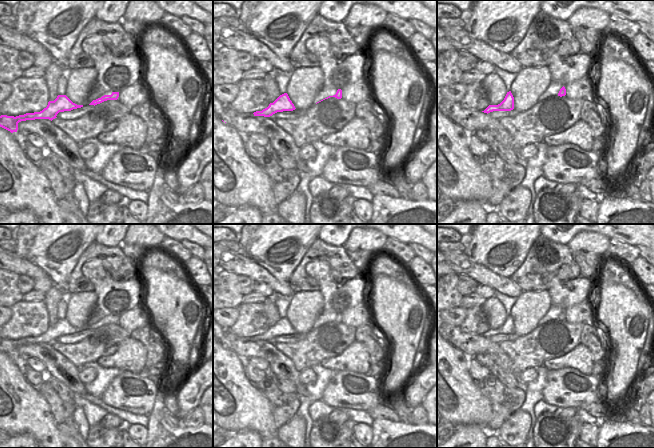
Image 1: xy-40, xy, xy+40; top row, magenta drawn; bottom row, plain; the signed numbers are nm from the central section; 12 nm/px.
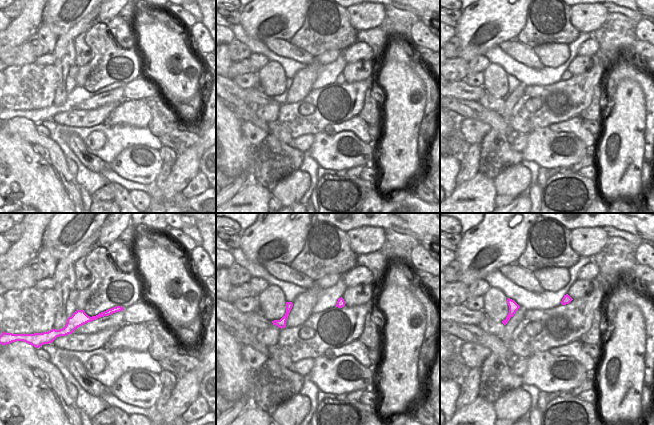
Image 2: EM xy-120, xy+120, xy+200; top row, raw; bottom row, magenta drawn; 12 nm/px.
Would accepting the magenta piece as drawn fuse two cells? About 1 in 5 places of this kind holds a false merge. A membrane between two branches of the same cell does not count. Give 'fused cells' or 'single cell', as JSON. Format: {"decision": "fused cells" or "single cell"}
{"decision": "single cell"}

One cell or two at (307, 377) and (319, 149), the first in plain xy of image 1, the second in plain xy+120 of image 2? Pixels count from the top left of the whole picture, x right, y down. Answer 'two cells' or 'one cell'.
two cells

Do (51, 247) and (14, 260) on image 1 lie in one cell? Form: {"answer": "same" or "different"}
{"answer": "different"}

